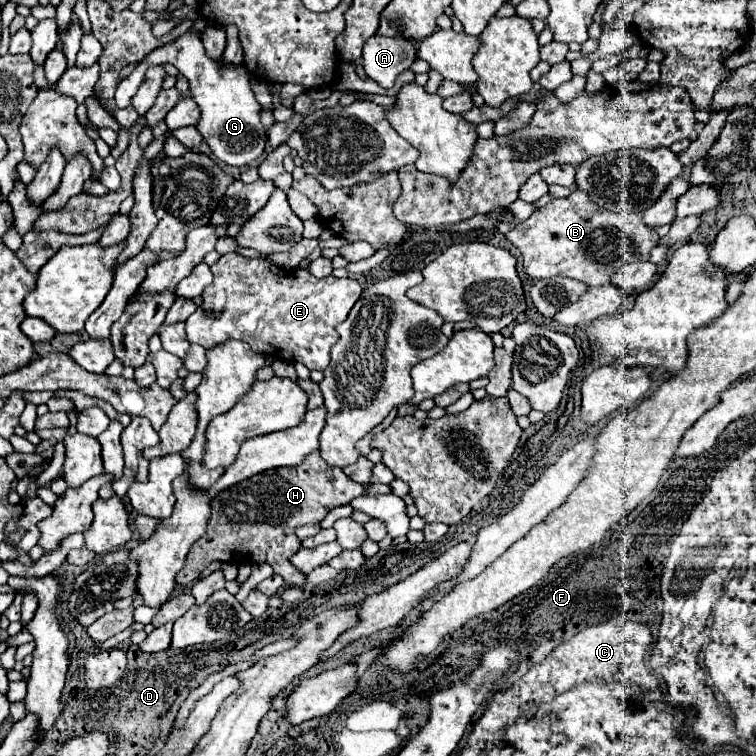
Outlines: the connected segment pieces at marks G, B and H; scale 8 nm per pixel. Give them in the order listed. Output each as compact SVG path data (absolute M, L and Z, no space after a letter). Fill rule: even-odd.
M190 27L184 35L178 39L164 43L150 51L144 61L138 63L138 67L120 81L116 89L116 103L118 107L128 107L132 95L136 93L136 87L142 83L144 73L150 65L160 65L160 63L172 63L190 83L192 99L200 107L200 121L196 123L198 133L204 137L216 159L228 163L228 165L248 165L254 159L258 159L266 147L266 129L260 123L260 103L254 99L254 93L250 89L250 75L246 69L240 65L220 65L218 61L212 61L206 57L204 47L200 43L200 35Z
M574 189L564 199L554 199L552 205L546 205L538 211L534 211L518 229L510 231L506 239L520 251L522 265L526 275L534 279L546 279L546 277L570 277L576 281L586 283L588 287L604 285L612 279L614 271L622 267L624 263L636 263L646 261L650 251L658 245L658 233L642 223L640 215L620 215L614 211L600 209L592 199L588 199L586 191Z
M312 453L300 465L278 467L236 483L212 499L208 531L190 547L182 571L176 575L176 583L190 585L208 567L208 563L226 561L234 565L270 563L274 573L284 577L286 585L304 585L306 577L290 563L292 541L298 545L294 529L298 525L320 525L330 509L348 505L354 497L362 497L366 493L368 483L348 479L340 467L326 467L320 453Z

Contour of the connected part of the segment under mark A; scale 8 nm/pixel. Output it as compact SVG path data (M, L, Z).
M372 35L362 53L362 65L370 79L384 89L392 89L396 77L410 69L416 59L416 45L402 37Z

